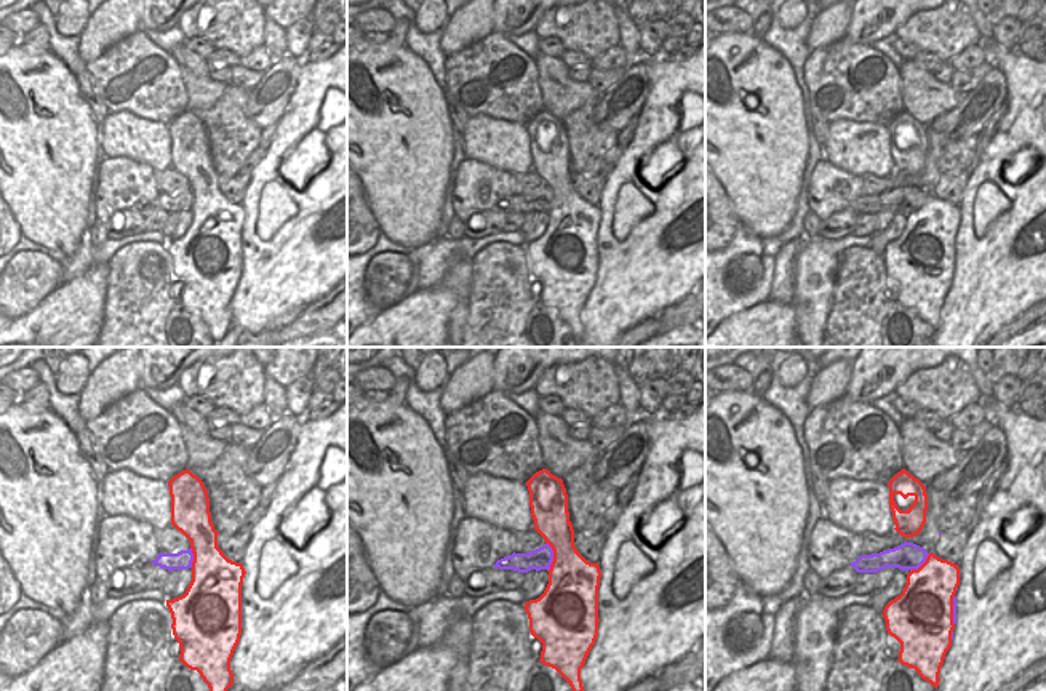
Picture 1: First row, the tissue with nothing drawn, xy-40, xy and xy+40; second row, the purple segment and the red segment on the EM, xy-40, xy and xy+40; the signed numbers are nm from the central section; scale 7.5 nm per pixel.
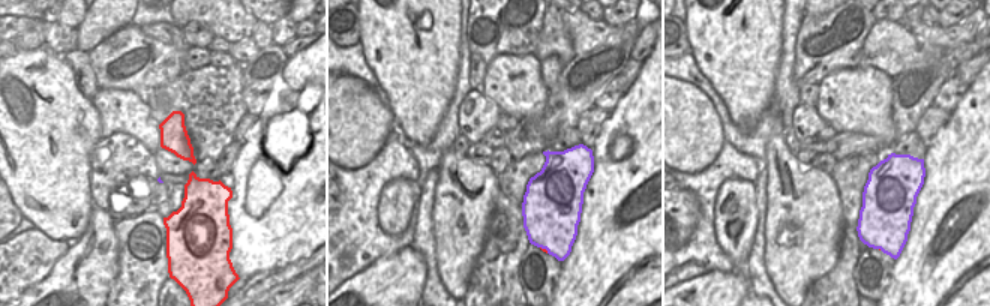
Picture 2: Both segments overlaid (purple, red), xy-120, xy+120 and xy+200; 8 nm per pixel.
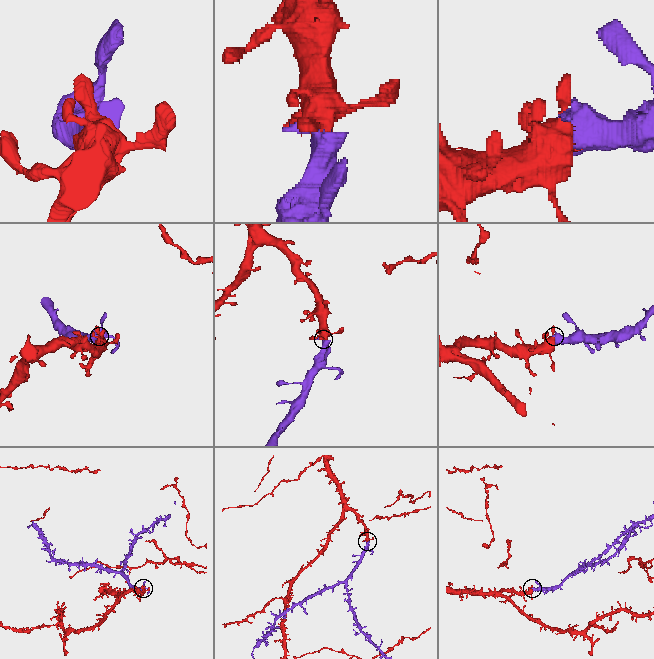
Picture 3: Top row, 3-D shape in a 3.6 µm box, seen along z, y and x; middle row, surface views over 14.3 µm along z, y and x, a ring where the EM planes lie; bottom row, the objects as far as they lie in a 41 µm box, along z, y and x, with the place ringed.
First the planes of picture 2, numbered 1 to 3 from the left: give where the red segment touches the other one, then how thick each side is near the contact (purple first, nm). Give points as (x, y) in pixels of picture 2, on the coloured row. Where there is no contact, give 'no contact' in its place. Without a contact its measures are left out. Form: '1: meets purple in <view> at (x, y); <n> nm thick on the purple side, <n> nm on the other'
1: no contact
2: meets purple in xy+120 at (545, 248); 440 nm thick on the purple side, 20 nm on the other
3: no contact

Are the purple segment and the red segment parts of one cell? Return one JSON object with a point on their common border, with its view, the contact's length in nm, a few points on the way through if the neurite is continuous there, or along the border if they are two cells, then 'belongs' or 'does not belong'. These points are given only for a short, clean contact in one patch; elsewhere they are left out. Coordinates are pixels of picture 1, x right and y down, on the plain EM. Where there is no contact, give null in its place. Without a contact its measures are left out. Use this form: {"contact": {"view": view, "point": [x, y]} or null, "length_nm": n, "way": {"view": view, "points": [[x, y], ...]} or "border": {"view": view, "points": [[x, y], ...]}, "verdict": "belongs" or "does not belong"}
{"contact": {"view": "xy", "point": [552, 199]}, "length_nm": 220, "verdict": "belongs"}

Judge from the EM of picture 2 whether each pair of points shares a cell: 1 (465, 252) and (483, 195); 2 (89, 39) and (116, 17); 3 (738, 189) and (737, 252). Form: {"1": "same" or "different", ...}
{"1": "same", "2": "same", "3": "same"}

